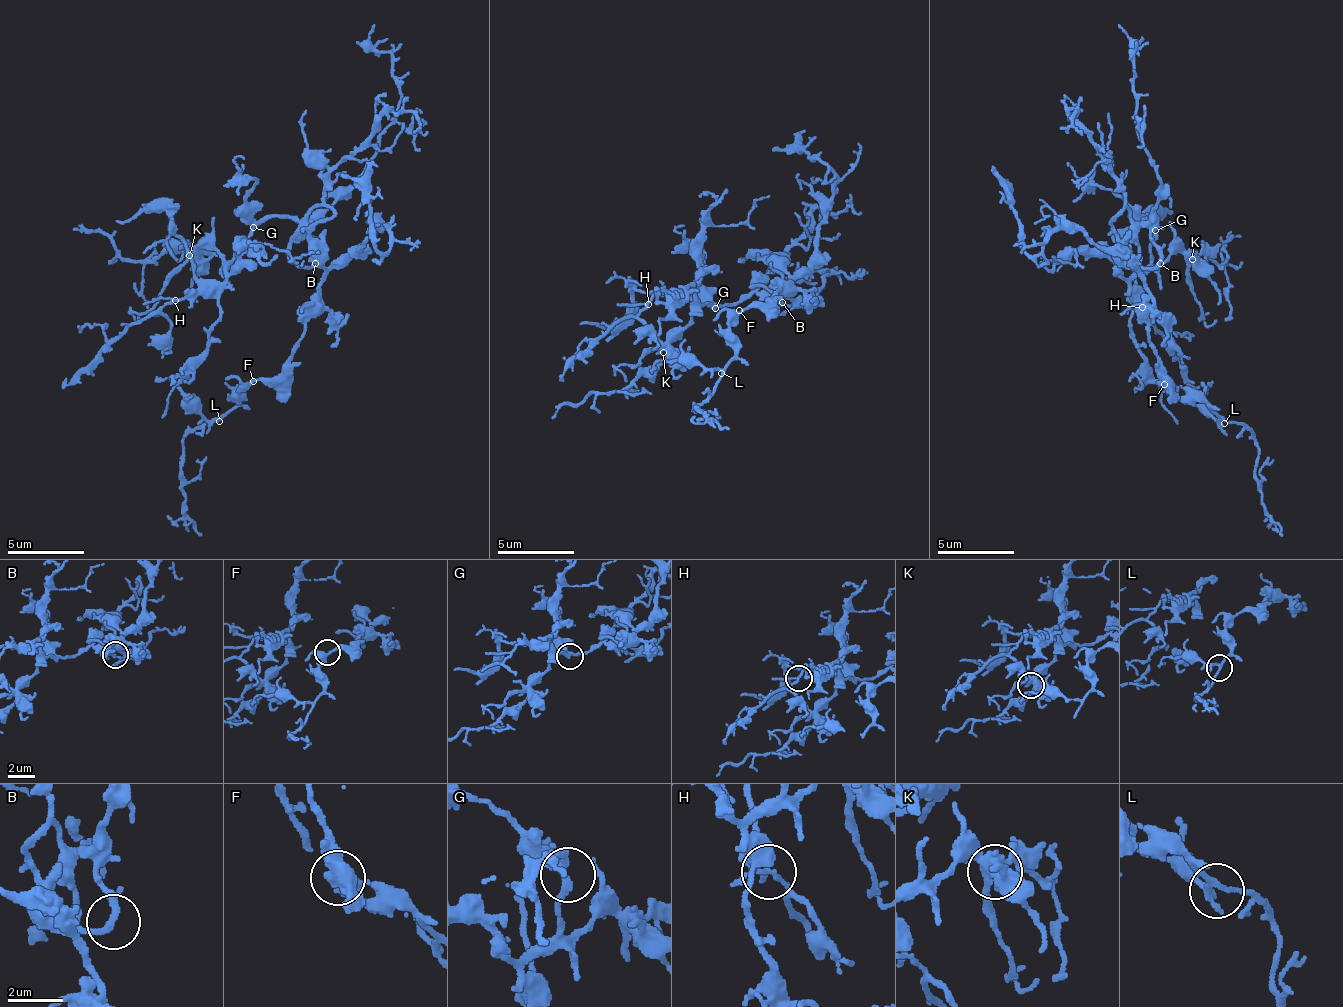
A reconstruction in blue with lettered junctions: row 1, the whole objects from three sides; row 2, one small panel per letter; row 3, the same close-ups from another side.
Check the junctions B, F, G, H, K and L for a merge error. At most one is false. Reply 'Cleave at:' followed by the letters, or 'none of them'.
Cleave at: none of them

